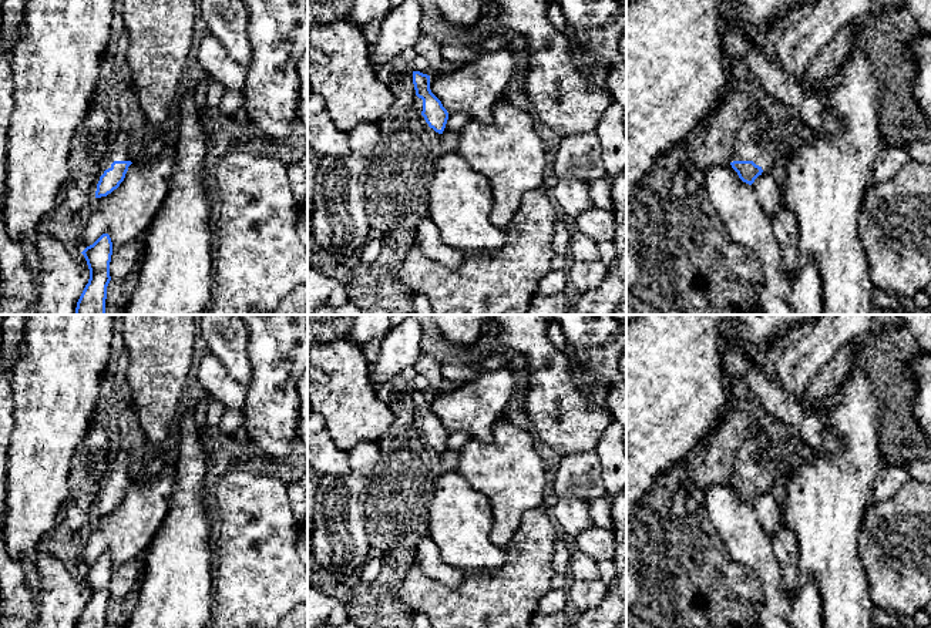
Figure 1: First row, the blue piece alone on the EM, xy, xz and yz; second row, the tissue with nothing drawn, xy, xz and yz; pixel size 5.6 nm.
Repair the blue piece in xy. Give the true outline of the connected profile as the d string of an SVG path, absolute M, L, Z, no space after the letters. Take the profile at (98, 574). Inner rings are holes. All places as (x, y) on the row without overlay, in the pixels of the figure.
M102 553L93 564L81 571L90 588L85 604L75 628L105 628L107 605L111 600L110 581L112 561L108 553Z

